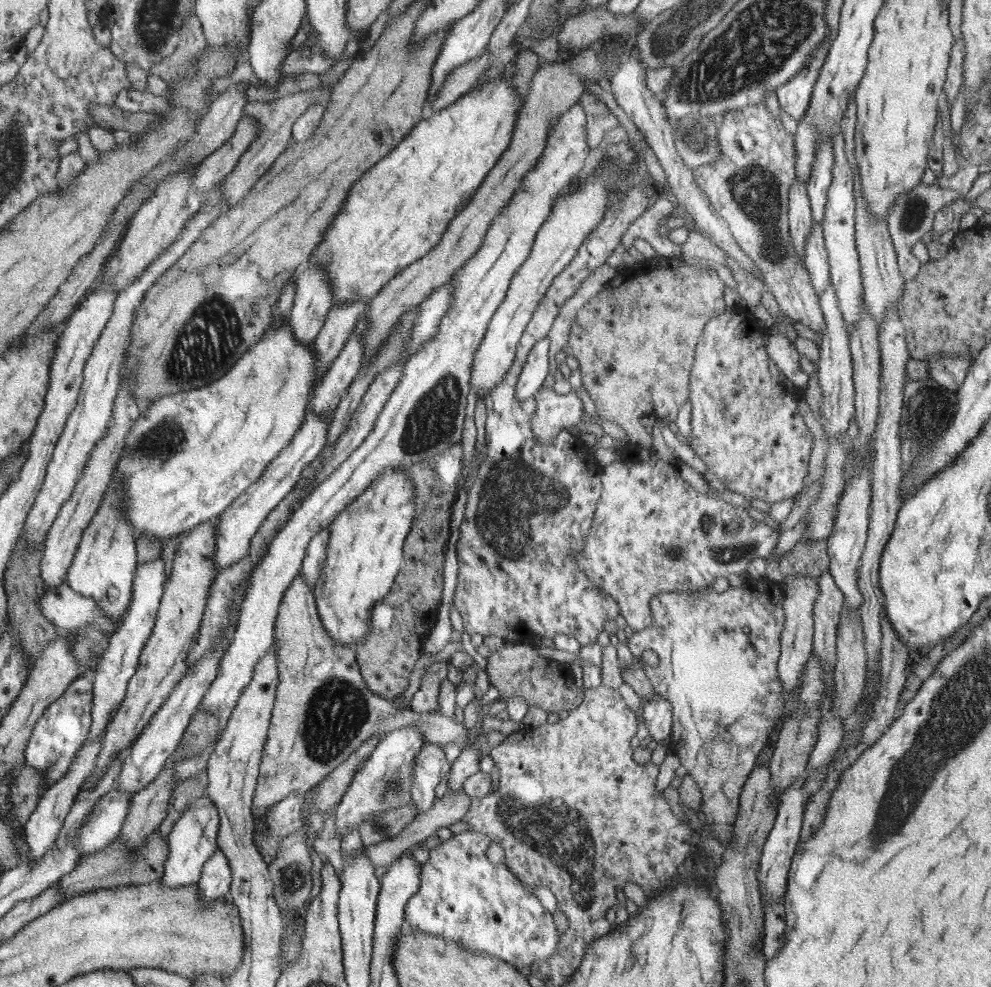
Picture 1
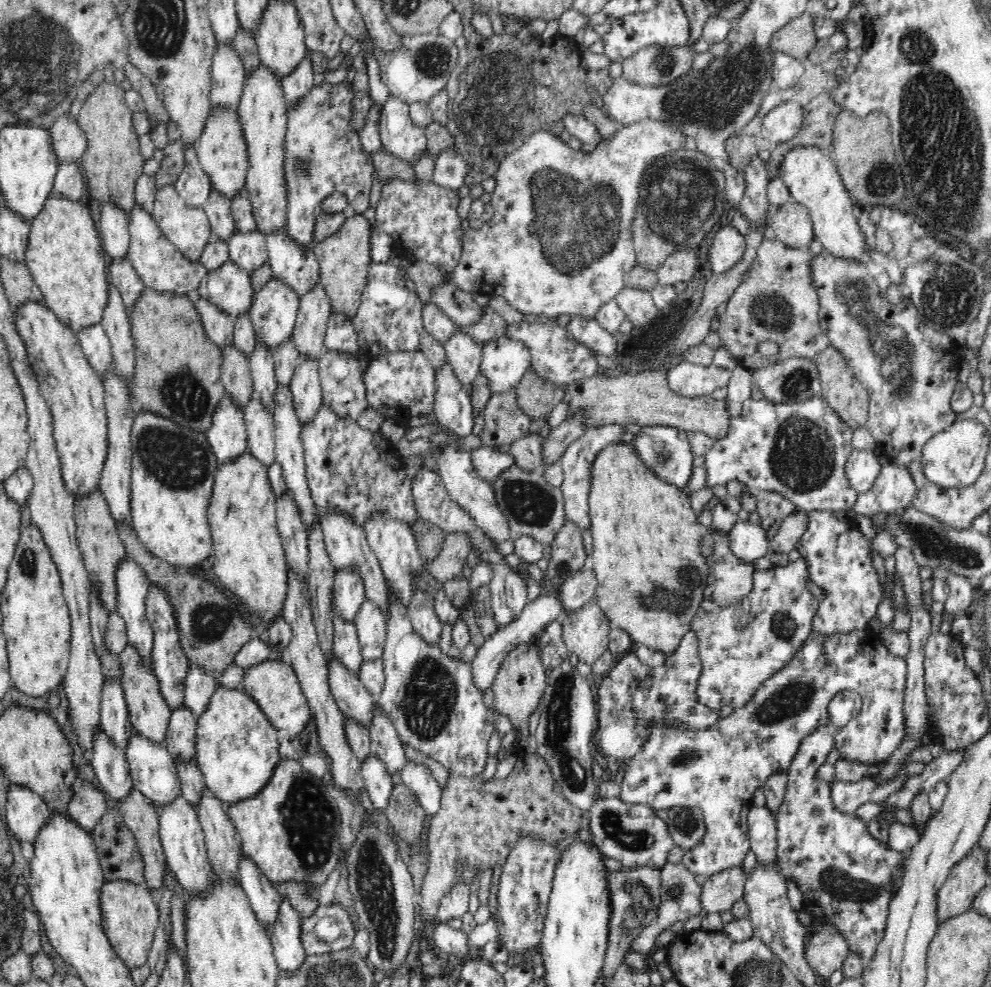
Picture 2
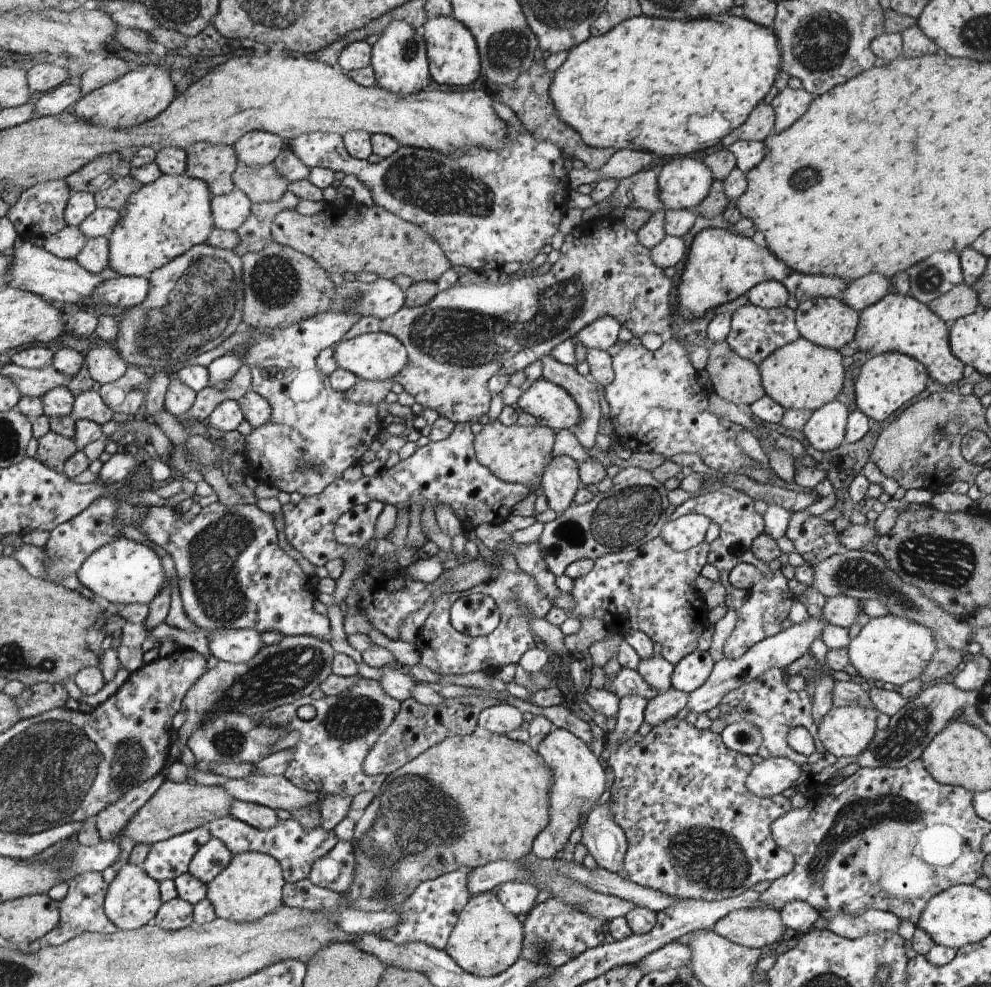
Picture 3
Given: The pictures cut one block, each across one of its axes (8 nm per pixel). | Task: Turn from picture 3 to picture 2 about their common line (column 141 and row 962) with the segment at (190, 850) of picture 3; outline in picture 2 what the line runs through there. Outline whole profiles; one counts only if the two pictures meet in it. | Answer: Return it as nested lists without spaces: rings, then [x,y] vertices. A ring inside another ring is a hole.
[[[852,690],[841,691],[831,700],[828,709],[831,724],[824,729],[818,729],[810,737],[804,738],[798,752],[792,758],[788,767],[787,787],[784,800],[775,813],[777,821],[777,864],[781,872],[796,883],[803,894],[802,909],[810,913],[813,919],[830,922],[836,926],[837,934],[842,934],[848,941],[849,953],[858,952],[863,955],[864,964],[873,957],[876,947],[884,936],[887,926],[887,916],[892,894],[898,889],[899,880],[894,878],[900,866],[903,866],[906,853],[888,847],[886,842],[876,840],[868,831],[868,824],[855,813],[844,813],[835,806],[831,797],[831,781],[818,779],[820,766],[826,764],[826,756],[834,746],[834,735],[838,727],[842,727],[852,718],[861,714],[862,700],[858,693]]]

